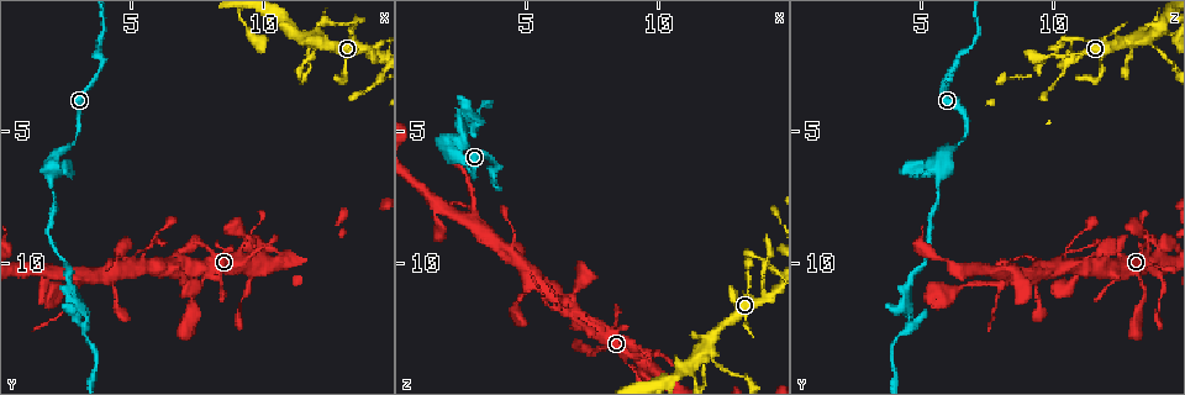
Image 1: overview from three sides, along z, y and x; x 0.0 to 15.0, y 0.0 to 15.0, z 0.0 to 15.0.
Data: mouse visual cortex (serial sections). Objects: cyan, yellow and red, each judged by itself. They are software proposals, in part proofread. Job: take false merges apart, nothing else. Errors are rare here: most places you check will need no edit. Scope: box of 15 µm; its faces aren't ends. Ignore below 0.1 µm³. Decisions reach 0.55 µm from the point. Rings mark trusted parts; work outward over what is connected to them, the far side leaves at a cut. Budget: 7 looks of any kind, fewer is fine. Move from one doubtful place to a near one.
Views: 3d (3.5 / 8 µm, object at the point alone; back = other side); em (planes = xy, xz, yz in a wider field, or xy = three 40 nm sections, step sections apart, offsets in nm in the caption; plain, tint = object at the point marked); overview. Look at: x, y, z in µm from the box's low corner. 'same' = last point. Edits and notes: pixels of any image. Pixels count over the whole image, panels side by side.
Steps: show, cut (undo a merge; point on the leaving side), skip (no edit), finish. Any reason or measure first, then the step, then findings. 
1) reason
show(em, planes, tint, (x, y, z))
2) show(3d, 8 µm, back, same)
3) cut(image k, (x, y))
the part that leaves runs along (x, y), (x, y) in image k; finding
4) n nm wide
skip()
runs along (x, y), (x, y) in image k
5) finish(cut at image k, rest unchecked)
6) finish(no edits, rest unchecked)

sudden change in width
show(3d, 3.5 µm, (2.9, 10.7, 7.9))

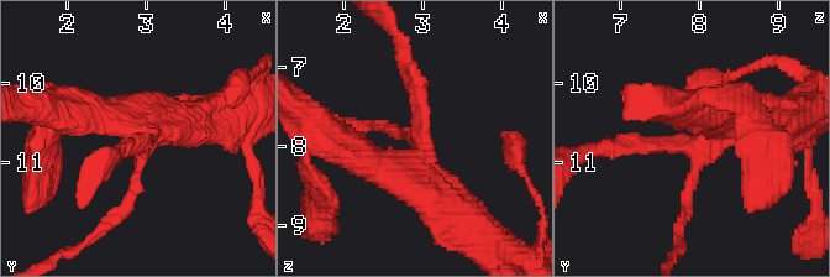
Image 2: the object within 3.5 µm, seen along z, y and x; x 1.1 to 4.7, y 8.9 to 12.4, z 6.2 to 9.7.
show(em, xy, step 1, plain, (3.00, 10.75, 7.95))

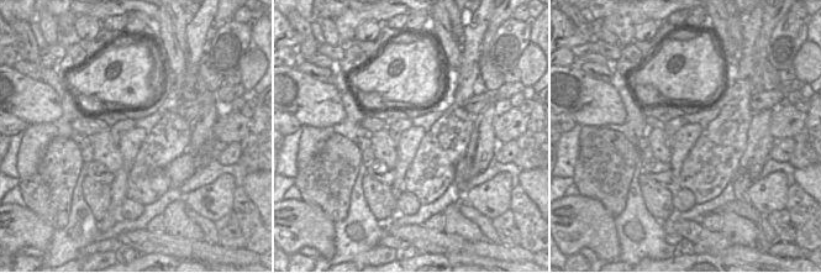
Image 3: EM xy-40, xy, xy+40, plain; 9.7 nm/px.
show(em, xy, step 1, tint, same)

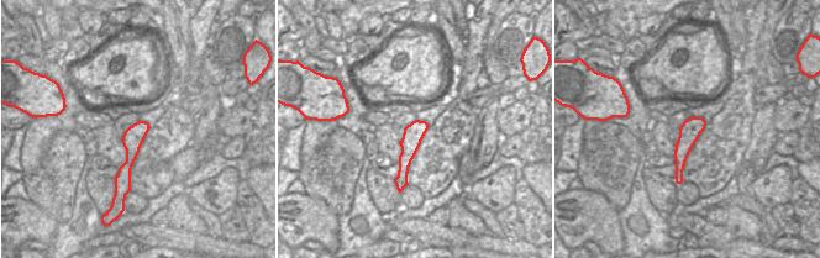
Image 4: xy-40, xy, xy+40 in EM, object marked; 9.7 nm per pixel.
skip()
runs along (441, 204), (408, 66) in image 2; continuous, no second cell

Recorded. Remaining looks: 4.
abrupt turn
show(3d, 3.5 µm, (3.3, 12.0, 4.5))

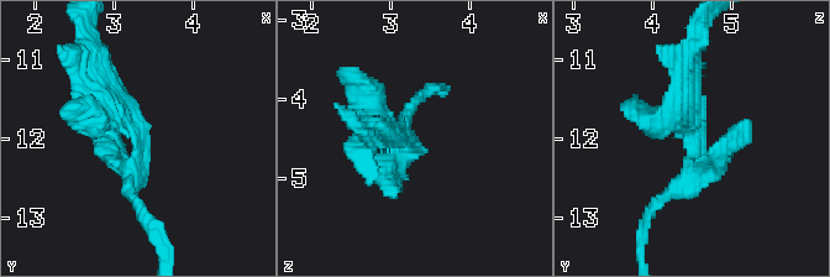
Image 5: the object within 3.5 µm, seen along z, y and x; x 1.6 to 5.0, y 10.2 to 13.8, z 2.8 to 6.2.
show(em, xy, step 2, tint, (3.30, 12.00, 4.55))

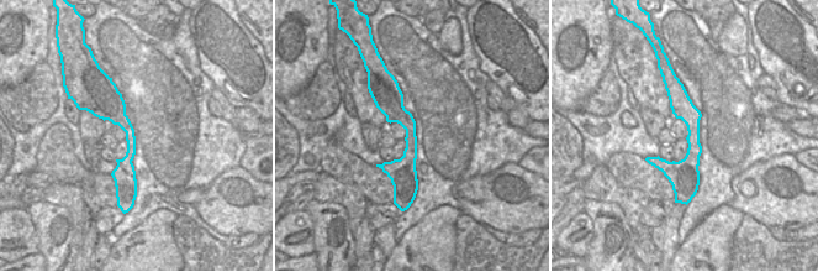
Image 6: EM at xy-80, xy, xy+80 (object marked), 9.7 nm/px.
skip()
runs along (84, 79), (137, 136), (137, 204) in image 5; one cell here

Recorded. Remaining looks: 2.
finish(no edits, rest unchecked)

